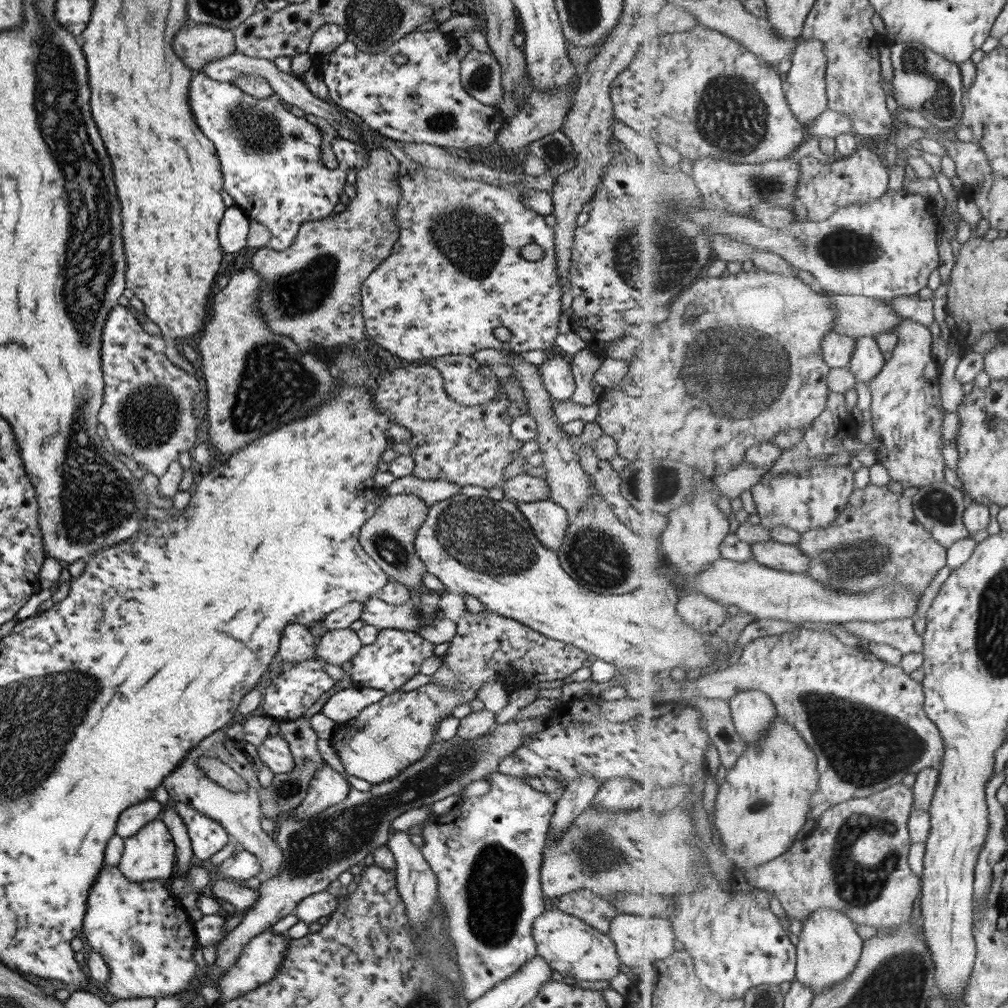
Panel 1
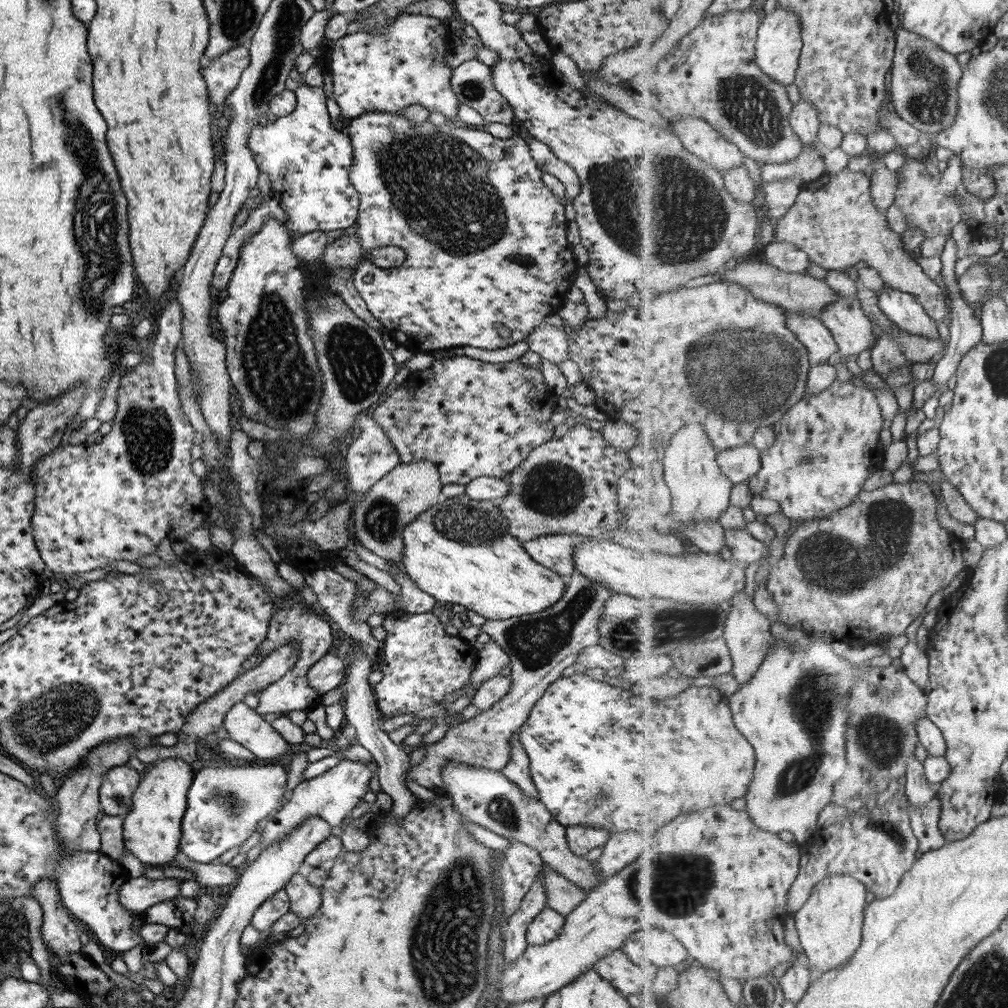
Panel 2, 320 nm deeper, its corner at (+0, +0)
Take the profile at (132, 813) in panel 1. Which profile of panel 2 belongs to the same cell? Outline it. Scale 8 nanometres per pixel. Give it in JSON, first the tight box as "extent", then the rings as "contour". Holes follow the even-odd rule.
{"extent":[98,764,140,816],"contour":[[[127,764],[111,768],[102,777],[98,788],[100,816],[125,816],[131,811],[131,796],[140,779],[140,774]]]}

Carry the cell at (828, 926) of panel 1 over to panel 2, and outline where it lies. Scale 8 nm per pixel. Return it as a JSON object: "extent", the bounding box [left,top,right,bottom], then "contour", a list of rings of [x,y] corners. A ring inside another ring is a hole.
{"extent":[794,876,868,972],"contour":[[[829,876],[827,880],[821,881],[813,889],[809,900],[802,905],[801,910],[794,914],[795,926],[799,934],[802,948],[805,950],[803,959],[811,966],[815,966],[823,972],[832,971],[848,963],[856,954],[864,939],[864,920],[867,907],[868,888],[864,882],[853,878],[853,876]]]}

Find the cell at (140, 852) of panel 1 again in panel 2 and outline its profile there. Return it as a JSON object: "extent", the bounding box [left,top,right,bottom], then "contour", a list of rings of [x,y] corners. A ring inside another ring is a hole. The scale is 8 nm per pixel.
{"extent":[122,758,194,867],"contour":[[[167,758],[146,766],[131,796],[131,811],[122,820],[122,844],[145,867],[165,866],[178,850],[181,817],[185,811],[187,790],[194,774],[181,758]]]}

